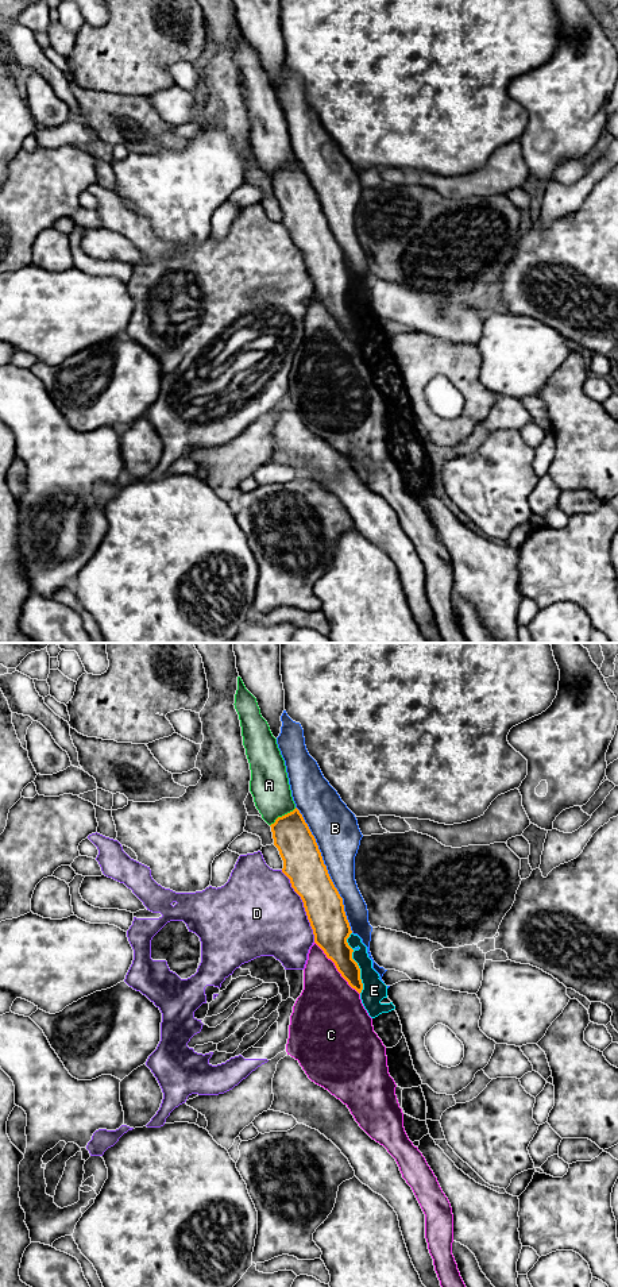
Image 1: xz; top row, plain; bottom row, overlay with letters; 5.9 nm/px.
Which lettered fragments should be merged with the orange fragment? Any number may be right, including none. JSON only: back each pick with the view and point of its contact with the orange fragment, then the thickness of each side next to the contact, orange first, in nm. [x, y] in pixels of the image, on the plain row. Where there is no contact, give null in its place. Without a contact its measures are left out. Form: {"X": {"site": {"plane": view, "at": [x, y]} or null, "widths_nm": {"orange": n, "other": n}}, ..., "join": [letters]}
{"join": []}

